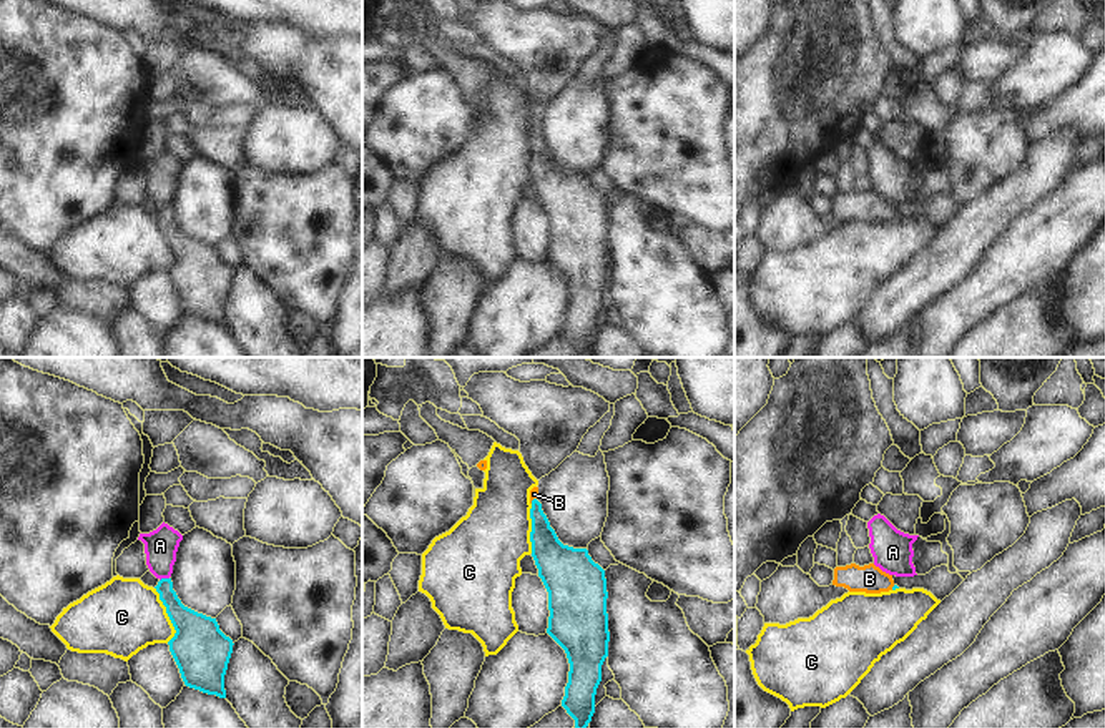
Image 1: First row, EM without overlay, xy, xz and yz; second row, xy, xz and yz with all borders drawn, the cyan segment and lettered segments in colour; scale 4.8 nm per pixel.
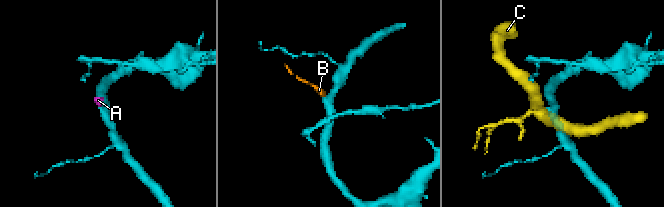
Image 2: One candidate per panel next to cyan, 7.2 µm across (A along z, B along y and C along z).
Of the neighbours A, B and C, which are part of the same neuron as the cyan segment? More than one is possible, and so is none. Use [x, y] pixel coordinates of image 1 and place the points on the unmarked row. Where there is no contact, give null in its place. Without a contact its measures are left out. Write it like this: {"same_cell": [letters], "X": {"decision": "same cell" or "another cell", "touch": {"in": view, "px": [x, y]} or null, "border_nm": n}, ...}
{"same_cell": ["B"], "A": {"decision": "another cell", "touch": {"in": "xy", "px": [163, 206]}, "border_nm": 50}, "B": {"decision": "same cell", "touch": {"in": "xz", "px": [532, 128]}, "border_nm": 40}, "C": {"decision": "another cell", "touch": {"in": "xy", "px": [168, 243]}, "border_nm": 280}}

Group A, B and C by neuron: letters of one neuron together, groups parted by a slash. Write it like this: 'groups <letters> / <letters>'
groups A / B / C

